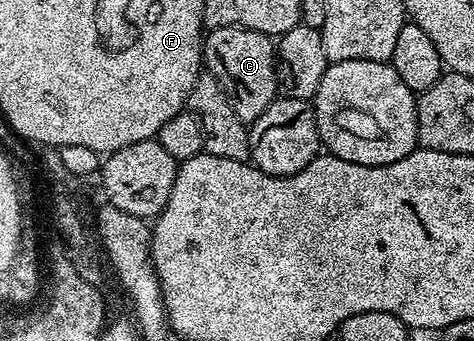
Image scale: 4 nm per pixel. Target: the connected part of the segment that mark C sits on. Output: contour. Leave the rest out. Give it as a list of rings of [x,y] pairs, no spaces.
[[[213,27],[203,36],[202,59],[207,70],[226,89],[234,113],[250,125],[277,98],[276,48],[267,35],[245,27]]]

